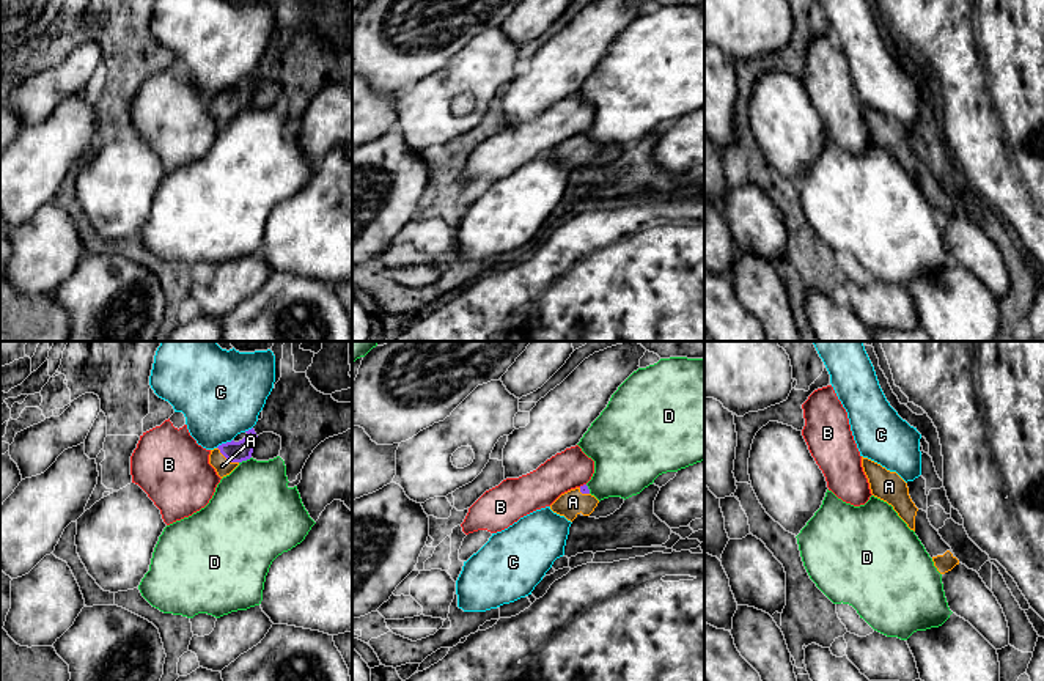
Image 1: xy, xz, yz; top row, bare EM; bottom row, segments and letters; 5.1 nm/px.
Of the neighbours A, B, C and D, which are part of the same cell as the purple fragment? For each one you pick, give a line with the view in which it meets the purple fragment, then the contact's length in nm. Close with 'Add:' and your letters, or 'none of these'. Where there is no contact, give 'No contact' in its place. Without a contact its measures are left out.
A: Touches purple in xy. Shared border 140 nm
Add: A

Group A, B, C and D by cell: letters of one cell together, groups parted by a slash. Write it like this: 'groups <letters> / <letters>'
groups A / B / C / D

